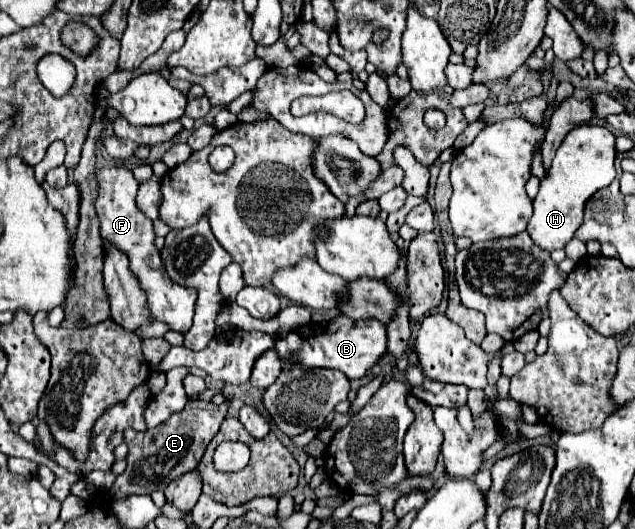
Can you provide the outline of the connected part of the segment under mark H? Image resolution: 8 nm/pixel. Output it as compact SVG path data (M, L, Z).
M580 124L566 134L546 172L548 178L540 180L540 190L532 200L534 214L528 222L526 232L540 248L552 252L556 248L564 248L574 238L584 218L586 200L600 188L606 188L616 176L614 156L616 136L604 126Z

